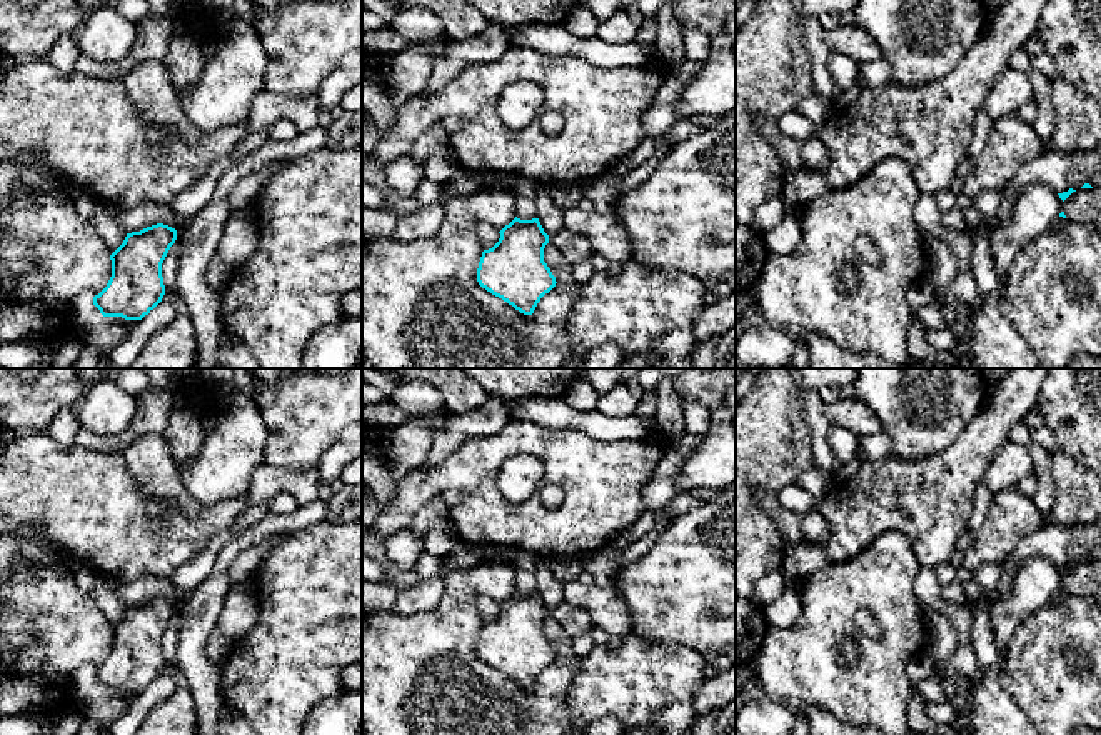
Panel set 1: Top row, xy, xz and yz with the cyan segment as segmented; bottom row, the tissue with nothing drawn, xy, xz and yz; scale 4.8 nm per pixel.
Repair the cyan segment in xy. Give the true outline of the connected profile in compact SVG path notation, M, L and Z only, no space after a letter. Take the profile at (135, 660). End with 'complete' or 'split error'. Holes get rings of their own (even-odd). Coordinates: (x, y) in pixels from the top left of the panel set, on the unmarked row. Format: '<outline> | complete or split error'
M163 597L127 607L110 628L112 650L107 660L93 670L103 690L142 693L162 675L162 637L175 613L177 603Z | complete

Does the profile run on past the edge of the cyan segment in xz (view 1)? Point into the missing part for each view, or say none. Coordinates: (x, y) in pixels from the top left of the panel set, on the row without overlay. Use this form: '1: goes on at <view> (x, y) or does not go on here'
1: does not go on here

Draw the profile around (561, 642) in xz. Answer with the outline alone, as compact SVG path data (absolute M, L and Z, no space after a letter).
M547 617L545 622L544 622L544 635L550 642L550 645L556 650L556 655L559 658L571 658L571 657L574 657L572 638L550 617Z

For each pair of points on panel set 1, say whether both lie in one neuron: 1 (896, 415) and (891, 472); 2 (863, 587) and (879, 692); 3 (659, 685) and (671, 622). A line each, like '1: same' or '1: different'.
1: different
2: same
3: different

